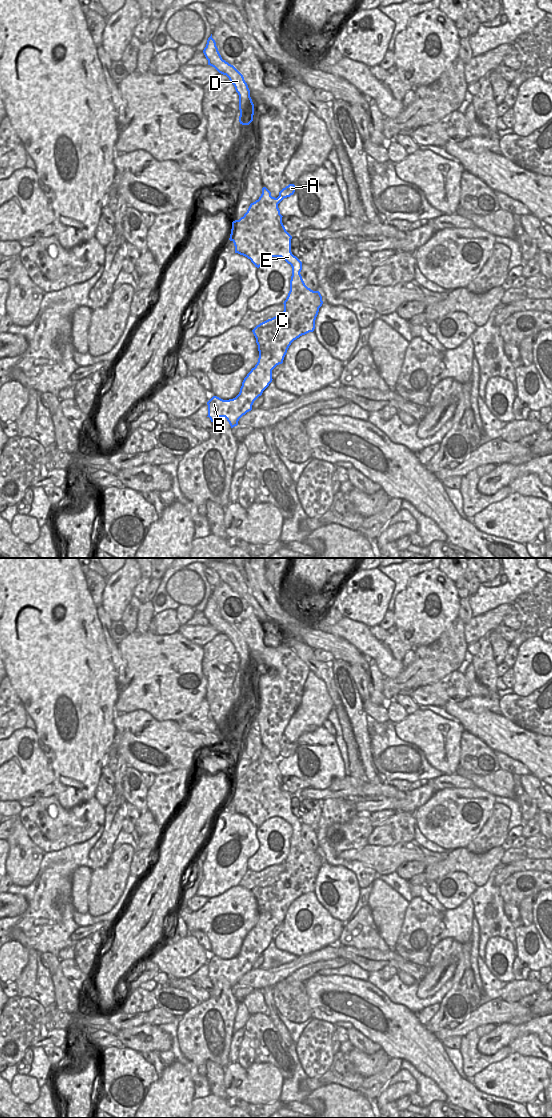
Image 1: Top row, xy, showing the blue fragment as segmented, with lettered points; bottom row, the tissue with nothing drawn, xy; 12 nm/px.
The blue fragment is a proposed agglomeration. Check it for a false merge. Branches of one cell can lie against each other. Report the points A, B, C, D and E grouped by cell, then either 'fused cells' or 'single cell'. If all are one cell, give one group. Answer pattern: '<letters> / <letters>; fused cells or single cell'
A / B C D E; fused cells

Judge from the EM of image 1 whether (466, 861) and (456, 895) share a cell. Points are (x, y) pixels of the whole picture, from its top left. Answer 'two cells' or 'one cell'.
two cells

